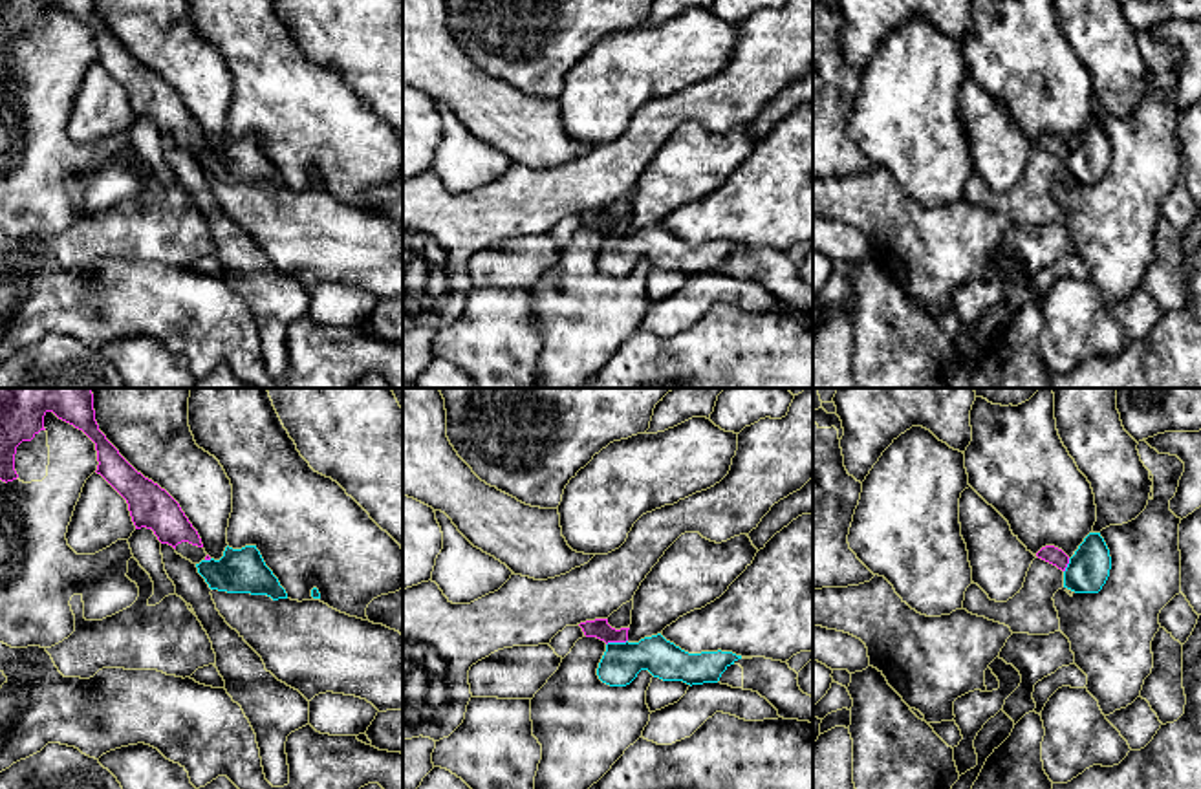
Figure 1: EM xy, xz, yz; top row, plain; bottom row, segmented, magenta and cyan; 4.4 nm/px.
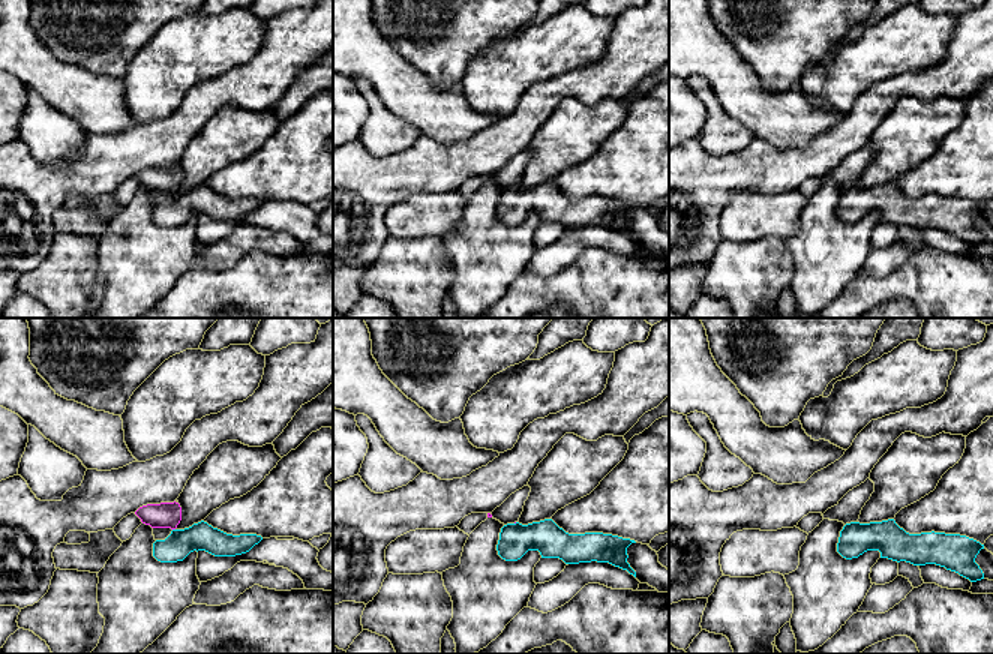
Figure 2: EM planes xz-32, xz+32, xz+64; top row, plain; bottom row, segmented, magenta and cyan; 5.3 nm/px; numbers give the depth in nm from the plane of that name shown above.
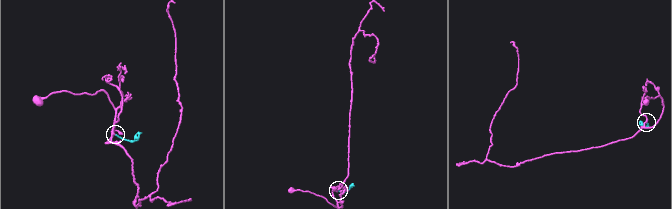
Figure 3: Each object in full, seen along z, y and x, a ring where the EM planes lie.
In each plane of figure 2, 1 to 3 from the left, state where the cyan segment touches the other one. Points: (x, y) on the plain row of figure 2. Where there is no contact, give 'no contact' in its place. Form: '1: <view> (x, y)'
1: no contact
2: no contact
3: no contact

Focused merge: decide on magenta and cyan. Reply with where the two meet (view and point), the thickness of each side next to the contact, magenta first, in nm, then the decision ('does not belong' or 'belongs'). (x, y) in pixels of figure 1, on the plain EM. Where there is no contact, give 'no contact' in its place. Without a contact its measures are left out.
xz (616, 231) | 90/170 nm | belongs

